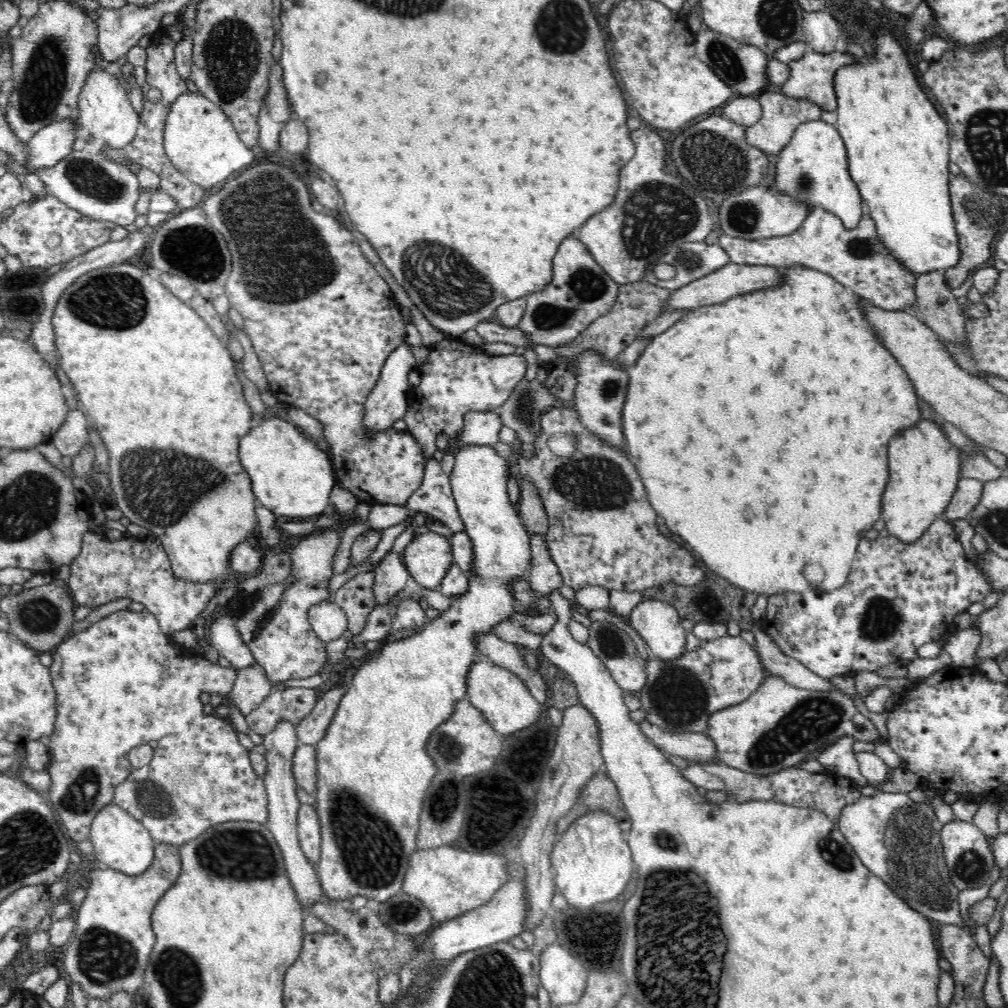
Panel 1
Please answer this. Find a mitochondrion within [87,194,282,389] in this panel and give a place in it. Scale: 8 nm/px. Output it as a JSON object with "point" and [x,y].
{"point":[196,251]}

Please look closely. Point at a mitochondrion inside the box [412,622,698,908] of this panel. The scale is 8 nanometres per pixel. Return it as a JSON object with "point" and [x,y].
{"point":[609,641]}

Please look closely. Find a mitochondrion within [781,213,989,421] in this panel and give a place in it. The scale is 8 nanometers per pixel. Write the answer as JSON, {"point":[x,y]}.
{"point":[858,247]}

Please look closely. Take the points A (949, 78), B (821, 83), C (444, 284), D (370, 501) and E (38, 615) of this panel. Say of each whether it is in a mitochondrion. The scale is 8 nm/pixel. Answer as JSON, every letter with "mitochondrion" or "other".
{"A":"other","B":"other","C":"mitochondrion","D":"other","E":"mitochondrion"}

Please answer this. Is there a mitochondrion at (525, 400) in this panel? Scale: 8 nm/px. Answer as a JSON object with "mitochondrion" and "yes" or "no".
{"mitochondrion":"yes"}

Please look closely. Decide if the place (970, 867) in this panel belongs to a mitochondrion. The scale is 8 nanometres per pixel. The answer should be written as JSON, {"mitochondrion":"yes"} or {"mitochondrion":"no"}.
{"mitochondrion":"yes"}

